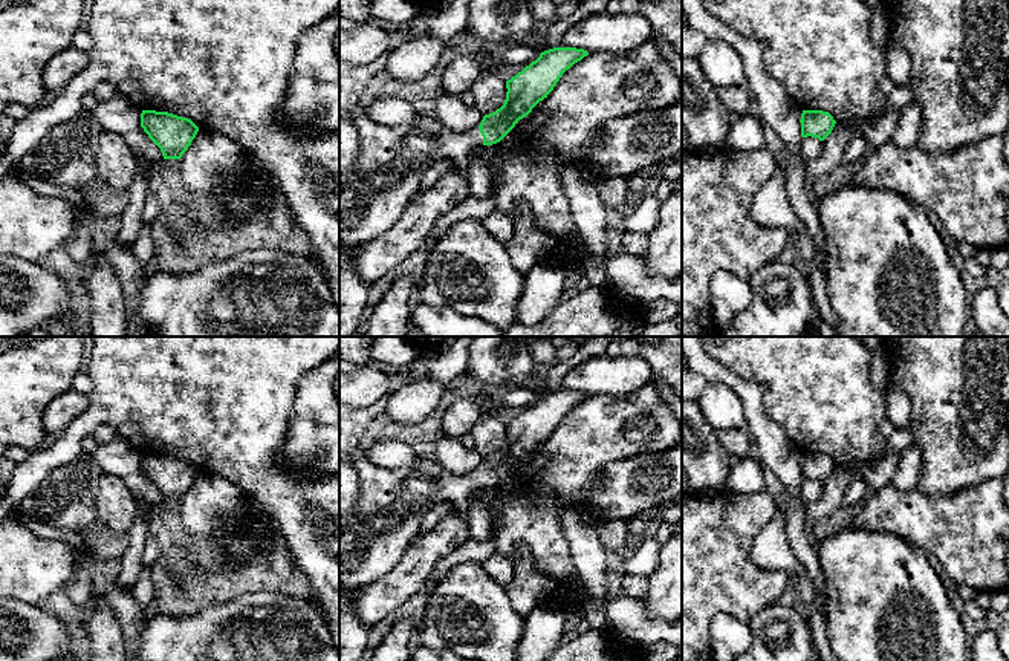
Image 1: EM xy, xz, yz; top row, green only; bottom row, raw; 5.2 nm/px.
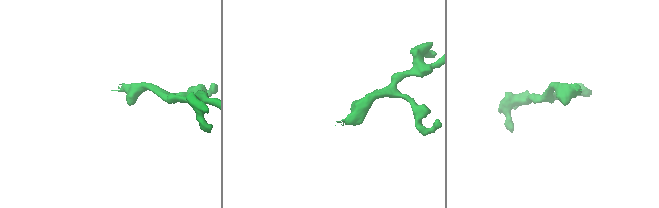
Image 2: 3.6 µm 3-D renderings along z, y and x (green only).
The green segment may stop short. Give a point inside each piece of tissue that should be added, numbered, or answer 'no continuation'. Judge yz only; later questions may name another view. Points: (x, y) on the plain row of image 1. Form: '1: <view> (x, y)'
no continuation

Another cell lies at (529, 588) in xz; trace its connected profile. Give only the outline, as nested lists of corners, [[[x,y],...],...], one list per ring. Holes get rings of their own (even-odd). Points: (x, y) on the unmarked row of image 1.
[[[524,546],[515,552],[511,563],[512,580],[506,591],[512,601],[512,607],[524,620],[535,607],[543,604],[558,606],[566,612],[579,609],[570,606],[566,597],[569,581],[561,583],[541,572]]]

